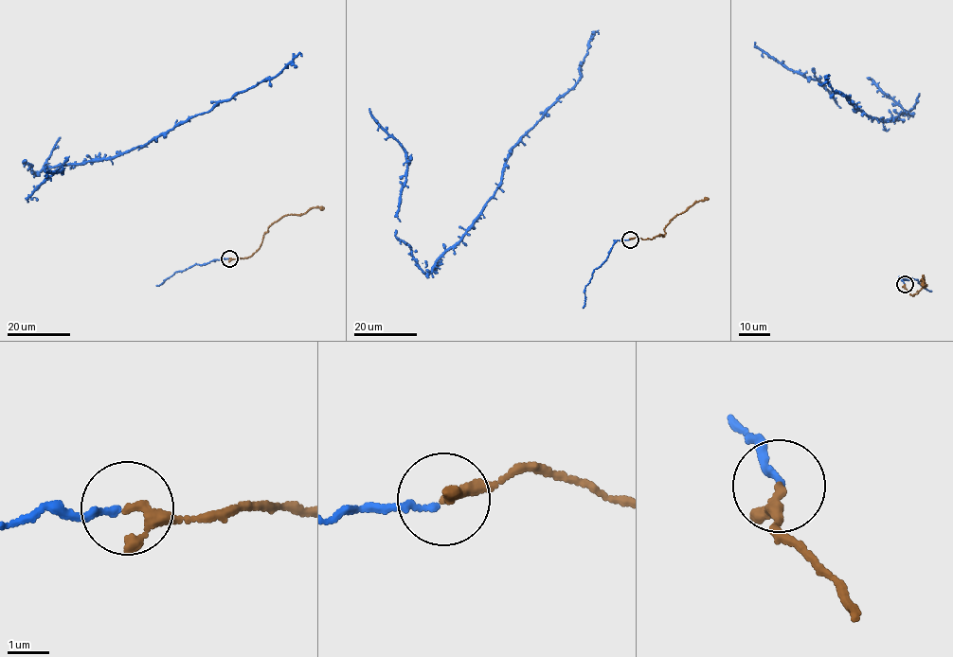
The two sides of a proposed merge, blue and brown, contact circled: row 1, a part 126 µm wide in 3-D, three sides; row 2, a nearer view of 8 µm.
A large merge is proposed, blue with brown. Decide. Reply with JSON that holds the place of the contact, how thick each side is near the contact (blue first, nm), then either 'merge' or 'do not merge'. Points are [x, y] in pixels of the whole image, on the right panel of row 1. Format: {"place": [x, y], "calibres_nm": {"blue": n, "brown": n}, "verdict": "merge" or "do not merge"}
{"place": [905, 284], "calibres_nm": {"blue": 150, "brown": 190}, "verdict": "merge"}

